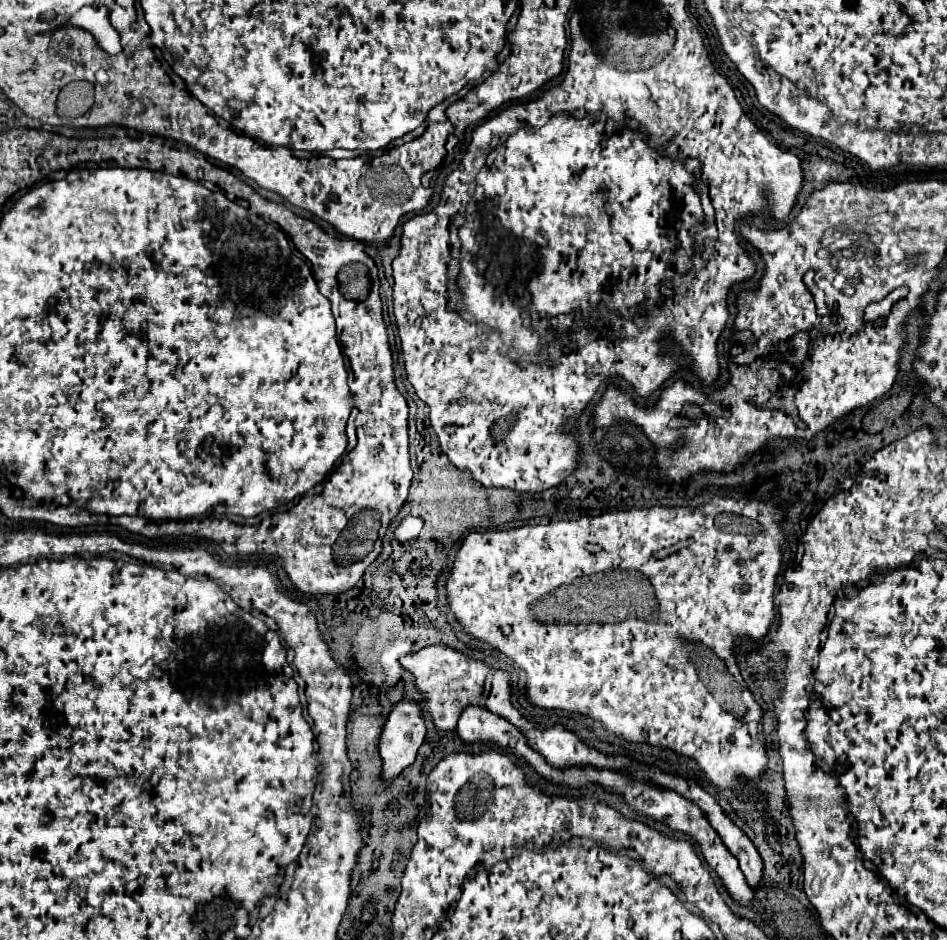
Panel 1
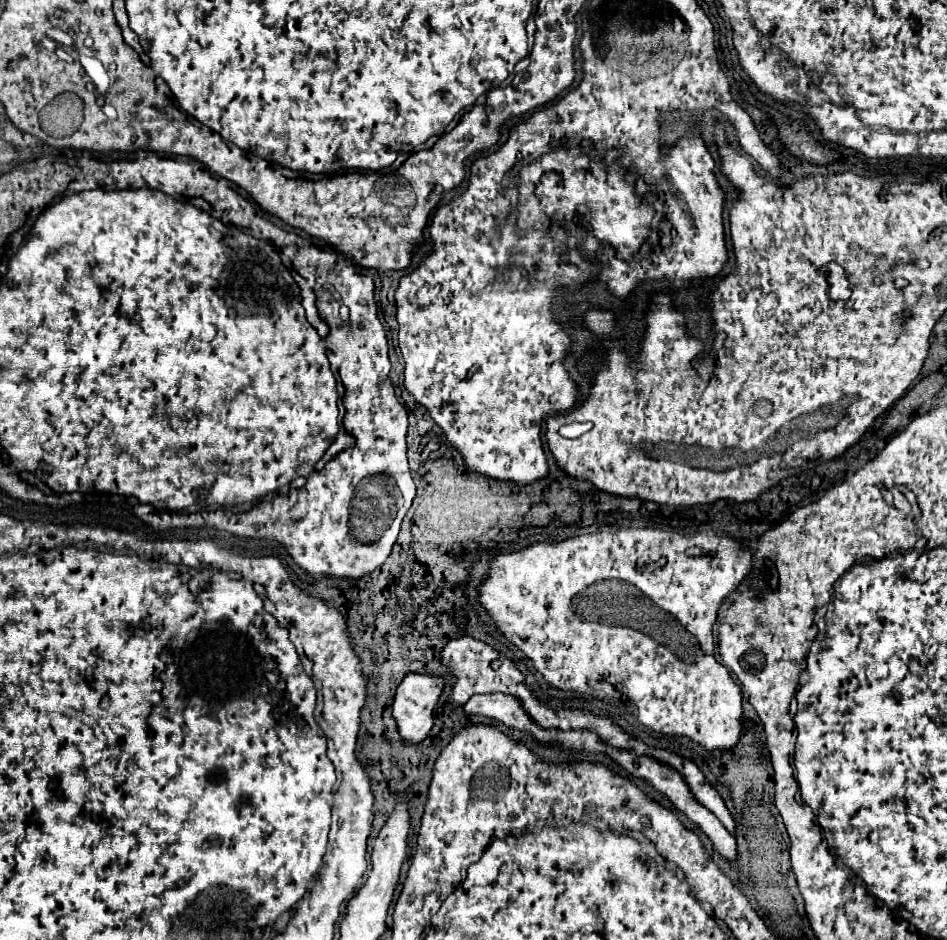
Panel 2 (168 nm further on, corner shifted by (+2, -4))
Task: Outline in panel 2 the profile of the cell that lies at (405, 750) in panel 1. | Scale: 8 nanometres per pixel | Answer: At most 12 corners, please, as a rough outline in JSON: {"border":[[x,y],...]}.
{"border":[[407,674],[393,718],[419,744],[433,728],[445,678]]}

